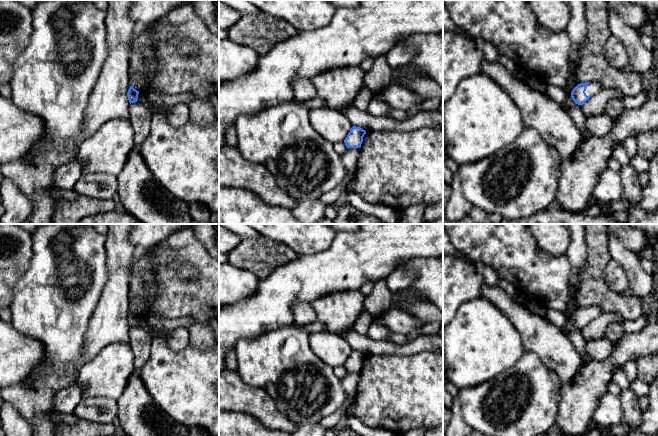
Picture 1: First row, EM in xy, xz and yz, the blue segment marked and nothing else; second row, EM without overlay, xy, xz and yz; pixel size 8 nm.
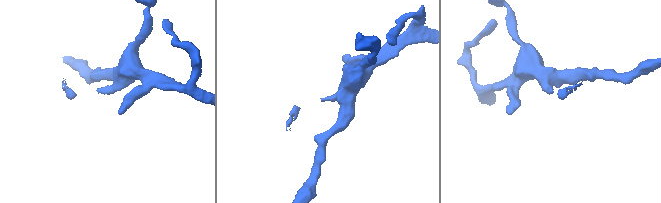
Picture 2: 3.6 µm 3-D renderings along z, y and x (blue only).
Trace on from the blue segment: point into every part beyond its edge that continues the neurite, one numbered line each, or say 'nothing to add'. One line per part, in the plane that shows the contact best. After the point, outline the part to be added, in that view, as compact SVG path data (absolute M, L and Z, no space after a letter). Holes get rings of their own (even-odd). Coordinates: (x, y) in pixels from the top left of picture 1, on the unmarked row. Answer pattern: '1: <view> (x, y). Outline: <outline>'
1: yz (592, 312). Outline: M591 306L586 310L585 317L586 317L587 320L592 320L592 319L598 317L601 313L602 312L598 307Z

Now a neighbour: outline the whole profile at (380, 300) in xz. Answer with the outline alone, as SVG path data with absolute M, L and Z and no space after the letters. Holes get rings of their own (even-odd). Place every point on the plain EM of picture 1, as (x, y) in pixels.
M385 280L374 283L371 294L365 296L364 308L371 315L378 317L392 307L394 293L388 288Z

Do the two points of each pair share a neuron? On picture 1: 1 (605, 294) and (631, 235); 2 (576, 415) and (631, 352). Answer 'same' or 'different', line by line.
1: different
2: same

